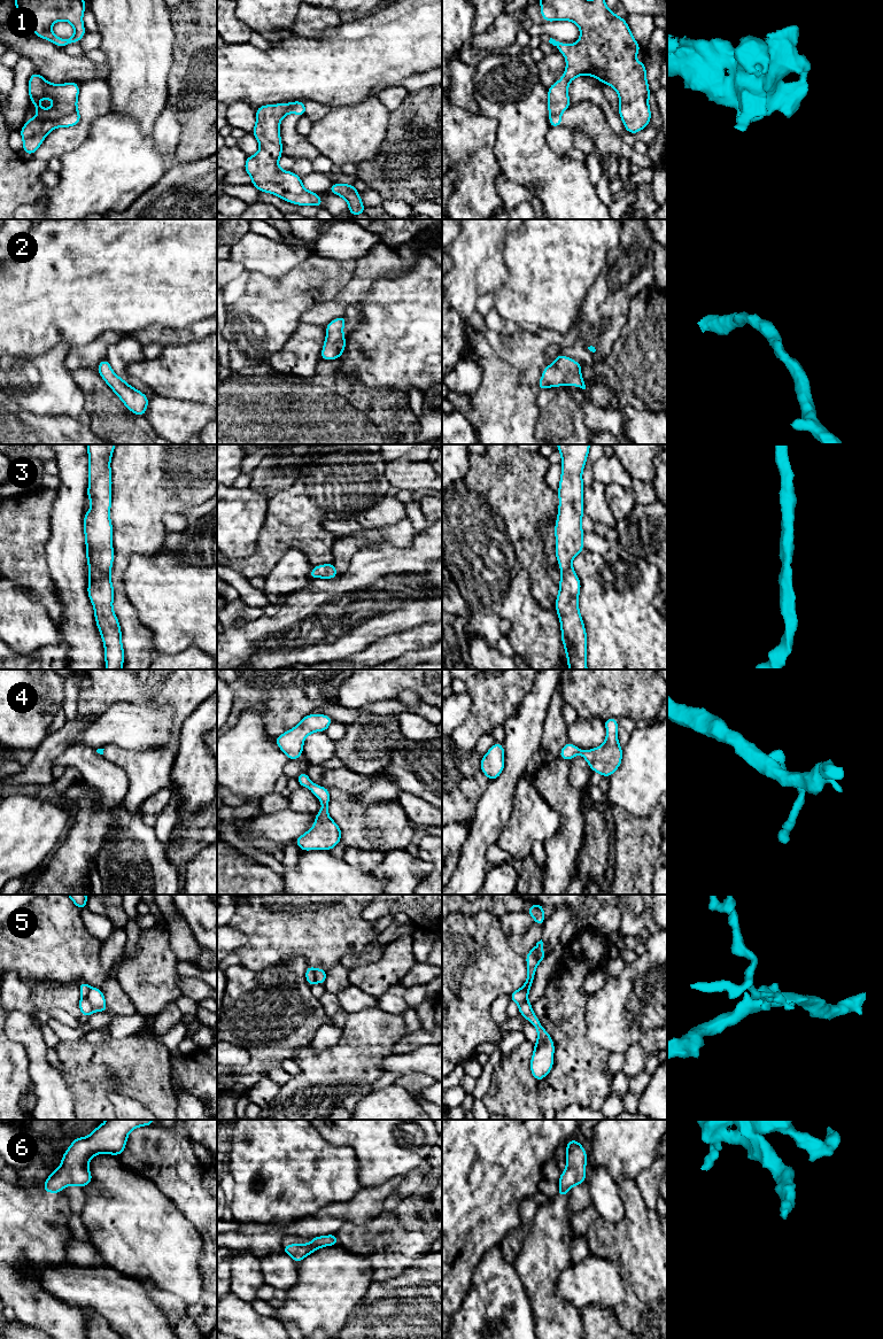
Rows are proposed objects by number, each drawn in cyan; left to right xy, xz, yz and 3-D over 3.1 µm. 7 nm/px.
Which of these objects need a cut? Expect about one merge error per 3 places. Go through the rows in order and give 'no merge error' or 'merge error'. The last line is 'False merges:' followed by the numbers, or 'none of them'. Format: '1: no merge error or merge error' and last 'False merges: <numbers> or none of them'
1: merge error
2: no merge error
3: no merge error
4: no merge error
5: merge error
6: no merge error
False merges: 1, 5

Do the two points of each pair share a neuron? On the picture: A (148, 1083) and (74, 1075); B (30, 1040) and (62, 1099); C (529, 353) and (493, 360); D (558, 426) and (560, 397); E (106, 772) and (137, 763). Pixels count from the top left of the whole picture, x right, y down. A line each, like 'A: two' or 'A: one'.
A: one
B: one
C: two
D: one
E: two

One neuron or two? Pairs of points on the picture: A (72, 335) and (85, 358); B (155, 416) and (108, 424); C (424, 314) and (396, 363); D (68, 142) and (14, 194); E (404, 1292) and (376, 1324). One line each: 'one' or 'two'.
A: two
B: two
C: one
D: one
E: one

